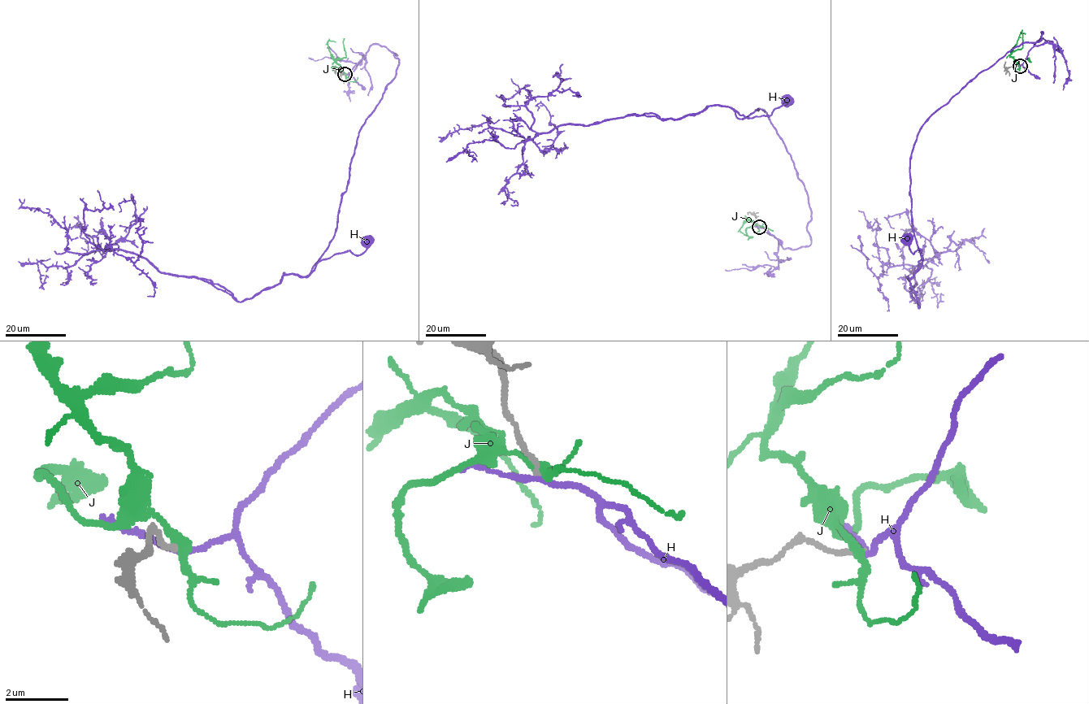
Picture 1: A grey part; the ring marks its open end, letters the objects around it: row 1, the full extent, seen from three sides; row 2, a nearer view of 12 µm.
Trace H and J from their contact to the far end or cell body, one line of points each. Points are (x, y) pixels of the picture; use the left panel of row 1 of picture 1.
H: (344, 74), (372, 45), (399, 59), (361, 127), (336, 230), (311, 271), (340, 253), (361, 254), (367, 241)
J: (344, 74), (336, 60), (346, 57), (344, 38)

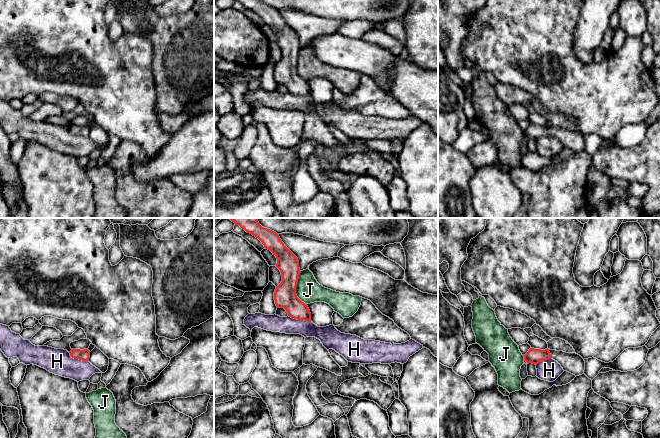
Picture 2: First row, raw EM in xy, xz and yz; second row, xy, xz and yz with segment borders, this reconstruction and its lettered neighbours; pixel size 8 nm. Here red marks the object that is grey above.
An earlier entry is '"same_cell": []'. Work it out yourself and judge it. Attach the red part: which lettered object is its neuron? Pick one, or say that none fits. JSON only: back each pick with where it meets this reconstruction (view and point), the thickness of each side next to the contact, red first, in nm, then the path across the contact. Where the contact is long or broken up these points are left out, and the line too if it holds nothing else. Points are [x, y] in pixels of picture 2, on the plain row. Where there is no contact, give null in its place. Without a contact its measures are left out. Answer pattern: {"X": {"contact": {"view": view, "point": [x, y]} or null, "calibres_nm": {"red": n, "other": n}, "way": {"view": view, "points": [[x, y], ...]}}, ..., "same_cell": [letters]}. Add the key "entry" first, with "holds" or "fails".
{"entry": "holds", "same_cell": []}

